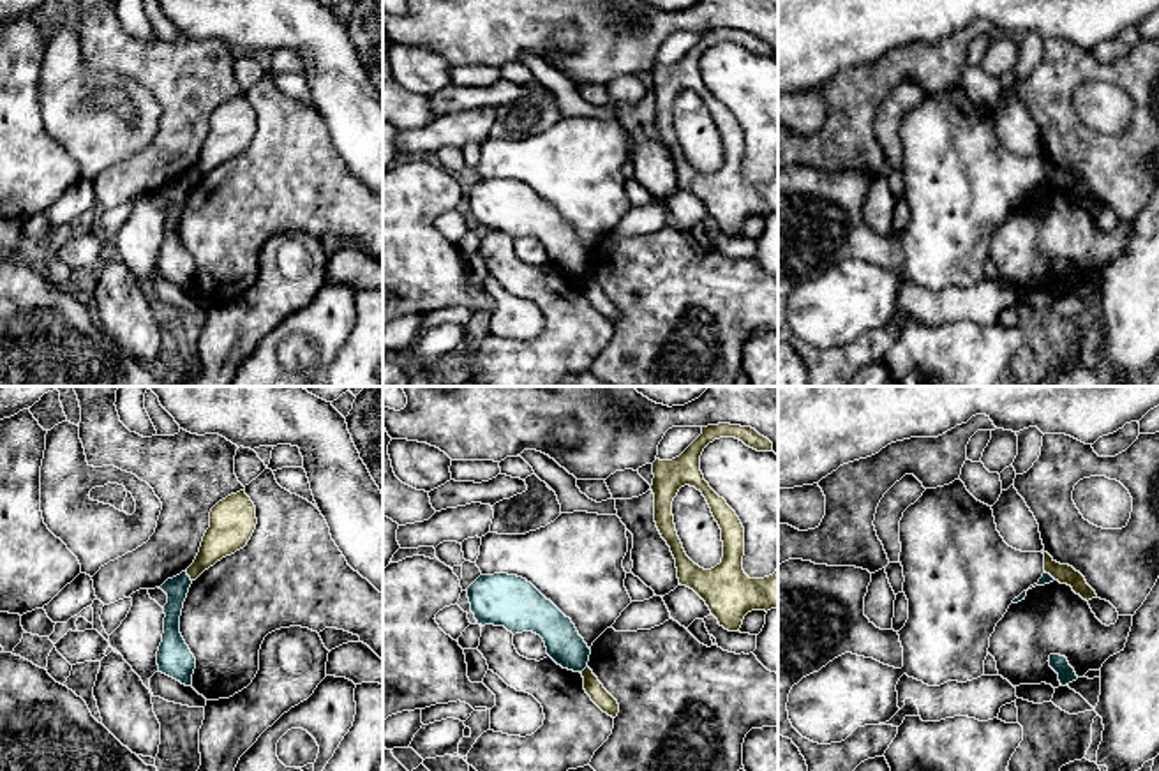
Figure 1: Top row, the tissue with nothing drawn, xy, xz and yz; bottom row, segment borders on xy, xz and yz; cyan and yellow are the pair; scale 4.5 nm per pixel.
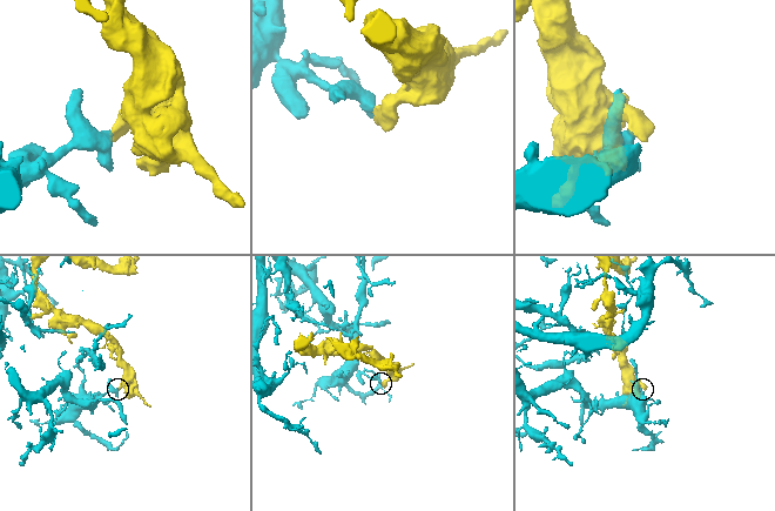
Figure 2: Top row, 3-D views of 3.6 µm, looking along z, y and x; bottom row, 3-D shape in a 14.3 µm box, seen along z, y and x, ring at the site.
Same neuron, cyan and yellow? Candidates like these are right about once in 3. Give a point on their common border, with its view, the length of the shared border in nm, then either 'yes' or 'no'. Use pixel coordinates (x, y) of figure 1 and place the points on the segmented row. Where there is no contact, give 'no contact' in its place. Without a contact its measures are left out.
contact yz (1048, 574); length 70 nm; no

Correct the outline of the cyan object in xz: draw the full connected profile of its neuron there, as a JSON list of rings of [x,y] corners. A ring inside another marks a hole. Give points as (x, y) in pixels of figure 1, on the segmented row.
[[[508,573],[480,575],[467,598],[478,625],[505,626],[508,632],[533,632],[545,642],[547,655],[563,669],[582,672],[591,649],[575,625],[531,582]]]

